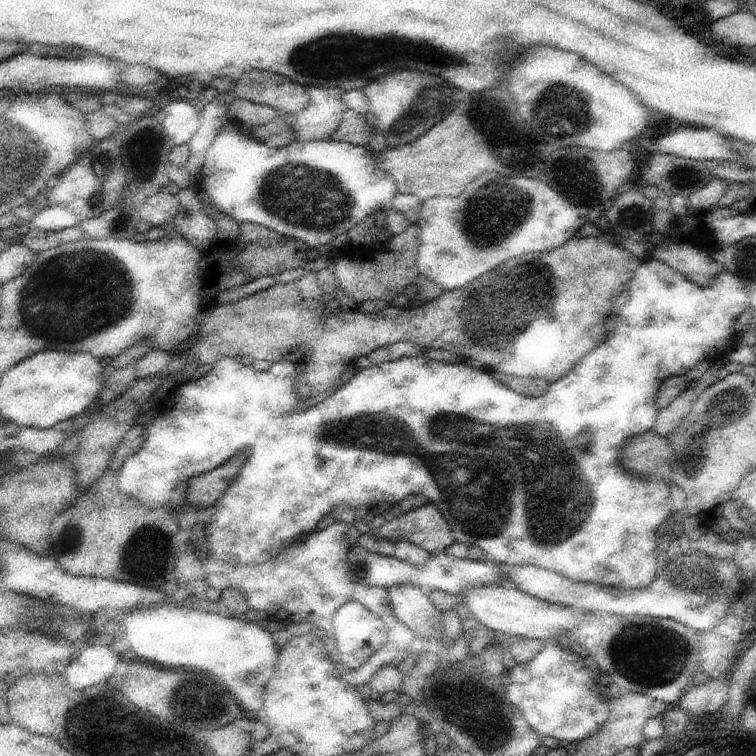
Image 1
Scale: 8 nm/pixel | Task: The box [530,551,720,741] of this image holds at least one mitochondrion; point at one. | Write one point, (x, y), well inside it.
(651, 656)

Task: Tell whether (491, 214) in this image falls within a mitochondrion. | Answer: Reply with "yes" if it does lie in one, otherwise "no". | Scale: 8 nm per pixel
yes

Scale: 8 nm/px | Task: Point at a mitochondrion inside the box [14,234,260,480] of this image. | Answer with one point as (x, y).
(74, 295)

